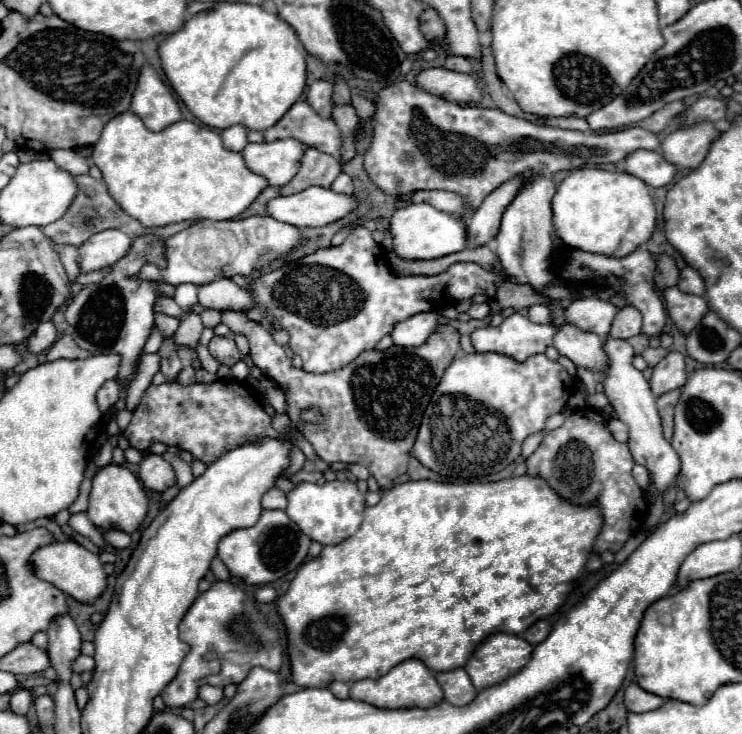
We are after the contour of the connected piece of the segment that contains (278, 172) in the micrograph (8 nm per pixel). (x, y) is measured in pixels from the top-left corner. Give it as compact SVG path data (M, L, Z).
M288 137L272 143L248 143L242 151L248 169L266 177L270 185L286 185L300 169L306 145Z

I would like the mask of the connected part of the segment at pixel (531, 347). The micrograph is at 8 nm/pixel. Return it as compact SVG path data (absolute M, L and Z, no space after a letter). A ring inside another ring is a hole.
M512 313L498 327L482 327L472 331L470 339L476 351L502 353L510 355L516 361L526 361L534 353L544 353L552 343L556 327L546 327L532 323L526 315Z

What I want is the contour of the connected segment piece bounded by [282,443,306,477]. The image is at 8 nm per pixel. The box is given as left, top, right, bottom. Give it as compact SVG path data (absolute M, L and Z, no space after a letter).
M292 443L292 449L290 449L290 463L288 463L288 467L284 469L284 477L290 477L290 475L294 475L296 471L300 471L302 469L302 465L304 465L304 461L306 461L306 457L304 457L304 453Z

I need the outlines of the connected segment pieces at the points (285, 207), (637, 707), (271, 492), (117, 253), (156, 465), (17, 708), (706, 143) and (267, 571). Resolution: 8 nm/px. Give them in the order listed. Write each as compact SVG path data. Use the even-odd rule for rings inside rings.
M308 187L296 195L272 199L268 203L268 215L296 227L322 227L344 219L356 207L356 195L348 197L332 189Z
M630 683L626 693L624 693L624 705L630 713L646 713L646 711L654 711L660 705L664 705L666 701L658 695L652 695L644 689L640 689L636 683Z
M272 487L268 489L268 493L264 493L262 497L262 507L264 509L286 509L286 493L282 493L280 489Z
M118 229L100 231L100 233L92 235L82 247L78 247L82 253L80 269L84 273L88 273L88 271L96 271L96 269L114 265L120 257L124 257L128 253L130 245L132 245L132 239Z
M150 453L142 459L140 469L138 469L138 477L146 489L160 491L160 493L176 483L176 475L174 475L172 465L168 461L164 461L162 455L154 455L154 453Z
M18 687L16 693L12 693L12 699L10 699L10 709L18 715L26 715L30 705L34 701L34 695L30 689L24 689L24 687Z
M700 121L670 133L662 141L660 153L678 169L694 169L704 161L712 141L718 137L720 131L712 121Z
M262 511L256 525L248 529L236 529L220 539L218 557L224 561L228 571L244 583L266 585L298 569L308 555L308 547L310 537L304 535L284 511Z

